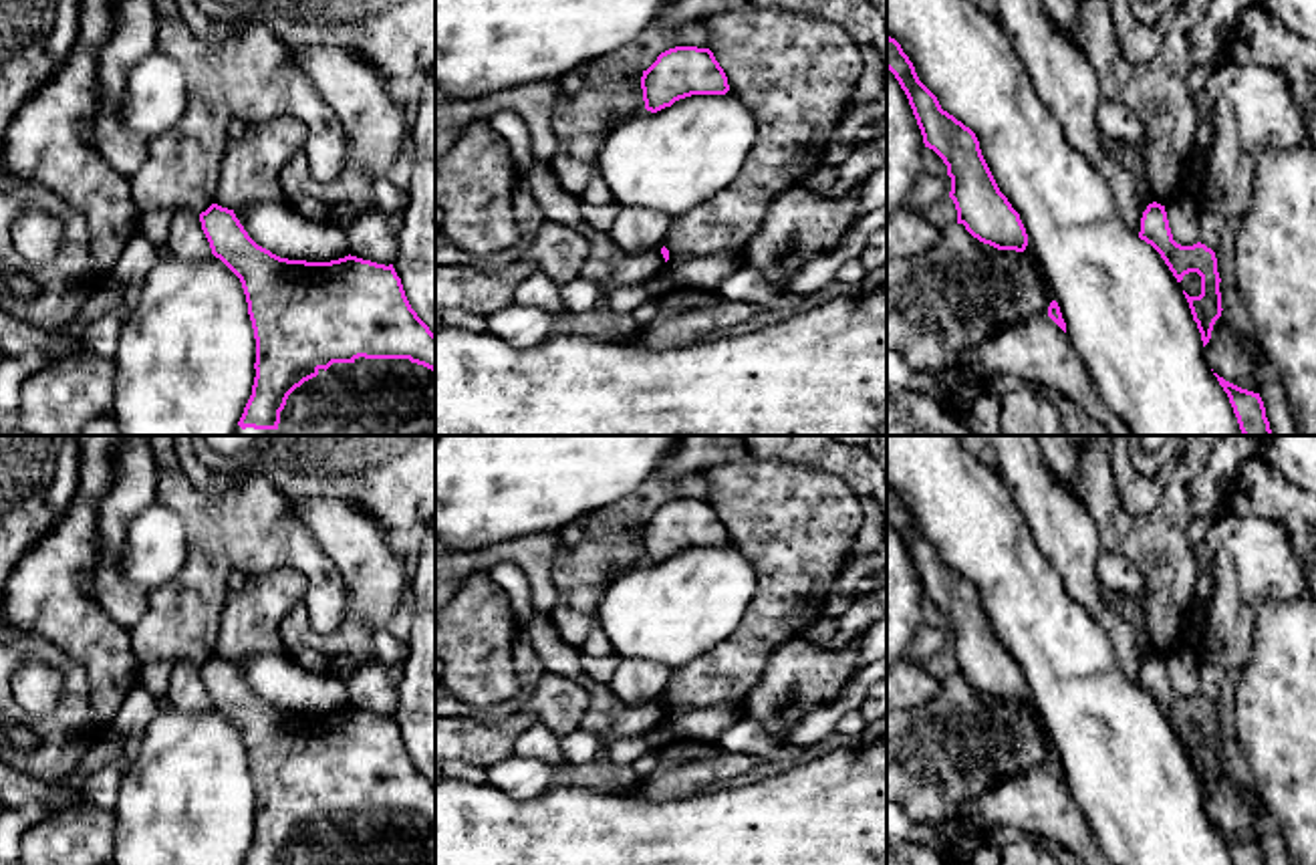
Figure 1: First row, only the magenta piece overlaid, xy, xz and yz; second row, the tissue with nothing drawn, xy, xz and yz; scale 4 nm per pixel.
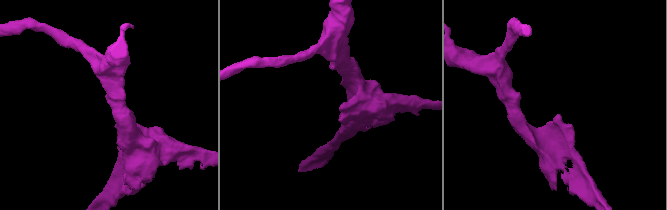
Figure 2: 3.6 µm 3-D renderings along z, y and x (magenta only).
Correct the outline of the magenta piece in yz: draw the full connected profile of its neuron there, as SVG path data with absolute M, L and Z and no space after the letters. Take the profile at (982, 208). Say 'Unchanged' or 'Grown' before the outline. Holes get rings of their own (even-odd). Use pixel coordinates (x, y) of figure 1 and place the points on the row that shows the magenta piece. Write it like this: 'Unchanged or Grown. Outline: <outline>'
Unchanged. Outline: M887 36L887 69L909 99L925 147L933 149L947 165L957 224L998 250L1024 252L1028 246L1026 228L1000 192L975 133L941 109L937 97L919 81L901 44L891 36Z

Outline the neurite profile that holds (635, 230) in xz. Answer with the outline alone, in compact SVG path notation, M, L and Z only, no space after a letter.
M621 208L609 234L619 248L639 254L661 250L669 228L671 218L659 210Z

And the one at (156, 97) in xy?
M153 50L127 79L119 121L149 143L173 129L185 107L187 87L181 67Z

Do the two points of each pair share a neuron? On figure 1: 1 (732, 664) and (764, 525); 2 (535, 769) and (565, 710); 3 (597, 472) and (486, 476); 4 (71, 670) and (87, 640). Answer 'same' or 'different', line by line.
1: same
2: different
3: same
4: different

